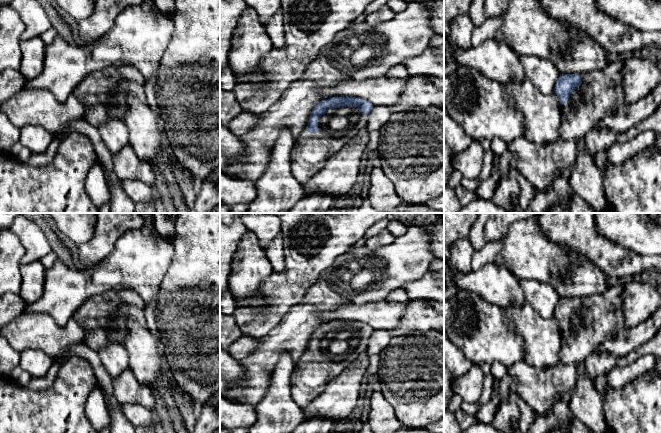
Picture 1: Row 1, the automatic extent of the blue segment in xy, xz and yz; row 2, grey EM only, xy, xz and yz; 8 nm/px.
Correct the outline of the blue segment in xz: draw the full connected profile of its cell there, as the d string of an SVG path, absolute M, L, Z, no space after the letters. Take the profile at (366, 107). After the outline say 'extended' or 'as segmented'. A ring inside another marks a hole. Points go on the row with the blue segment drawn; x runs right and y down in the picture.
M330 97L316 104L311 112L305 131L295 143L290 154L292 174L305 184L325 165L331 155L338 152L352 137L367 126L374 105L356 97Z | extended

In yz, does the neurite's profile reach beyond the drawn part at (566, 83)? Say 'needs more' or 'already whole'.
needs more

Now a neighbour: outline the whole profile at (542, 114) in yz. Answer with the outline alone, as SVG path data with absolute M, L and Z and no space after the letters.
M528 79L502 85L504 96L523 114L524 137L548 144L559 137L564 112L555 93L542 94Z

